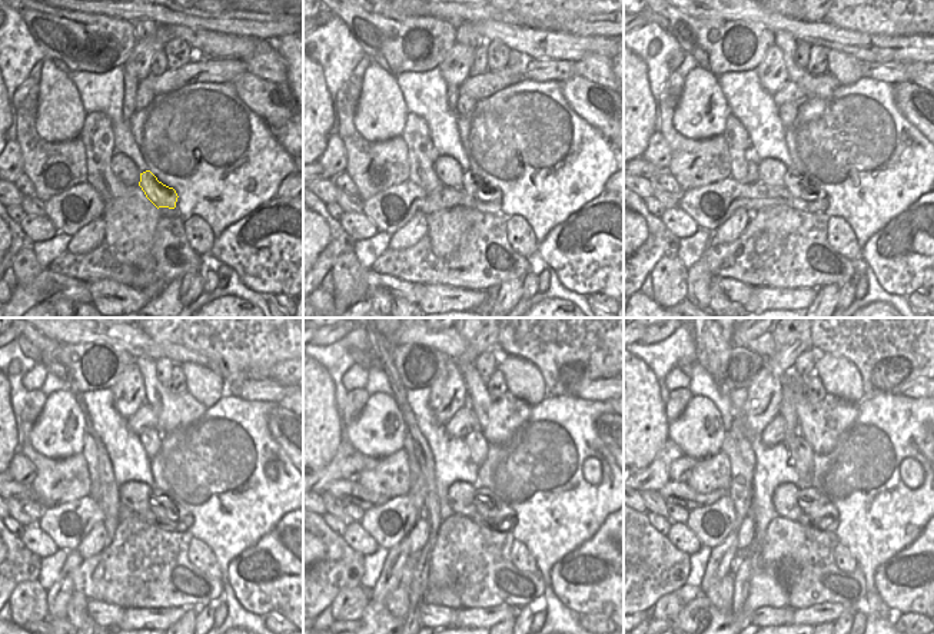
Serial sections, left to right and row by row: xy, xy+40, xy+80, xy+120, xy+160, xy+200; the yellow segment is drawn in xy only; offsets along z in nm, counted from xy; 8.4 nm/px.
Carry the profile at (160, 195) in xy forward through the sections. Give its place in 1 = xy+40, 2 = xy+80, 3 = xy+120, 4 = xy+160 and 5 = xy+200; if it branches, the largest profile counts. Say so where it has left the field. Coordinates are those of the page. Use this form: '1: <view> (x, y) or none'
1: xy+40 (477, 188)
2: xy+80 (798, 185)
3: xy+120 (172, 510)
4: xy+160 (494, 508)
5: xy+200 (817, 505)

